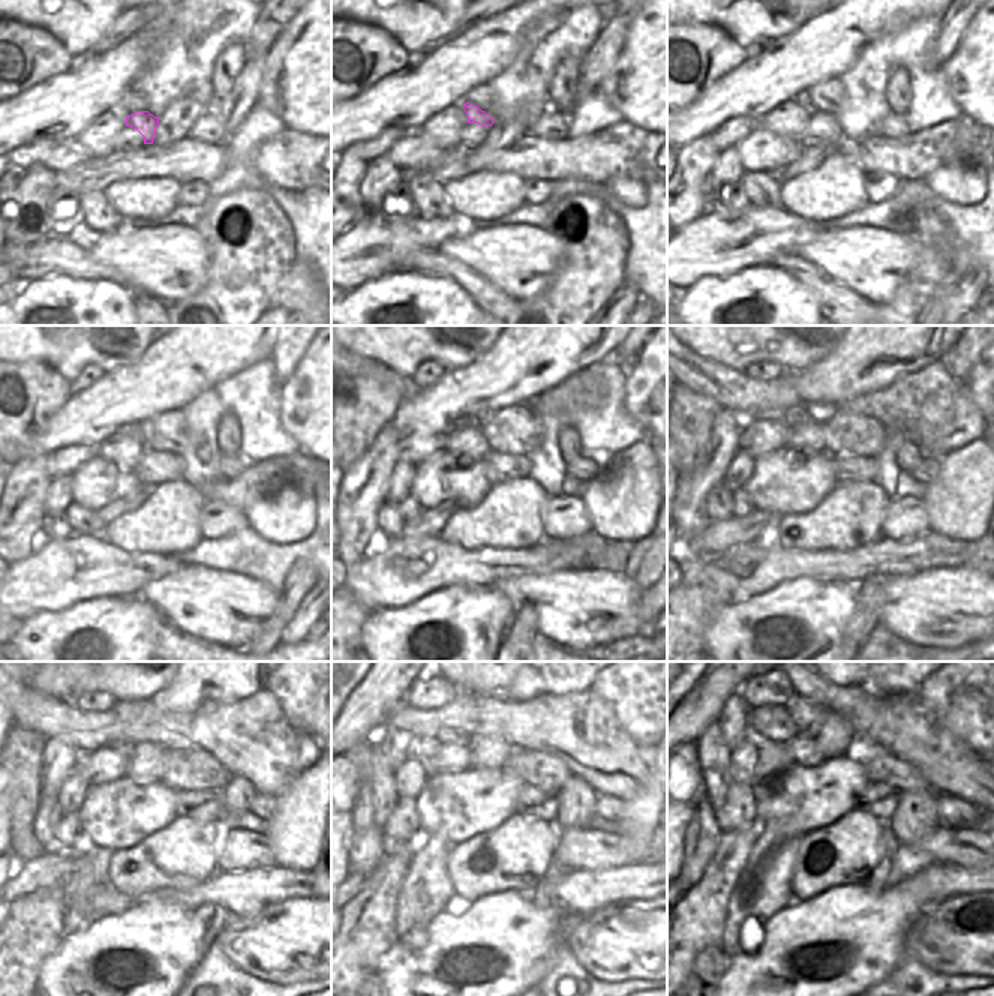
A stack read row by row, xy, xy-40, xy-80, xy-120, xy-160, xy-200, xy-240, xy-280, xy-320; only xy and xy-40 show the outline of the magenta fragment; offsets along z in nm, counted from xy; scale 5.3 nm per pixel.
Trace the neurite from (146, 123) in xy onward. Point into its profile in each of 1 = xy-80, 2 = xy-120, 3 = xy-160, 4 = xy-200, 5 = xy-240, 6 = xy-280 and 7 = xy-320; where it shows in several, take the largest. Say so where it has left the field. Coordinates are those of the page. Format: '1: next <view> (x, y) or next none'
1: next xy-80 (804, 99)
2: next xy-120 (134, 431)
3: next xy-160 (464, 422)
4: next xy-200 (798, 414)
5: next xy-240 (126, 747)
6: next xy-280 (446, 735)
7: next xy-320 (771, 722)

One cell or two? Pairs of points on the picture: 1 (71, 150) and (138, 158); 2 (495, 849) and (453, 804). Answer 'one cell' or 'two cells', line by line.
1: two cells
2: two cells

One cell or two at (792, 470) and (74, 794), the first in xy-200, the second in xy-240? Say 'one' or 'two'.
two

